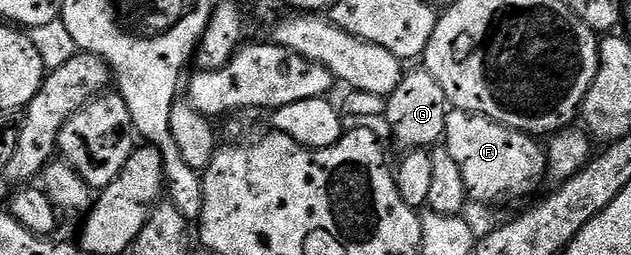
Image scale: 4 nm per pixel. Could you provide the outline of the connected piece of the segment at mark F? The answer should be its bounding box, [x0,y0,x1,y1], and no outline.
[443,110,549,203]

